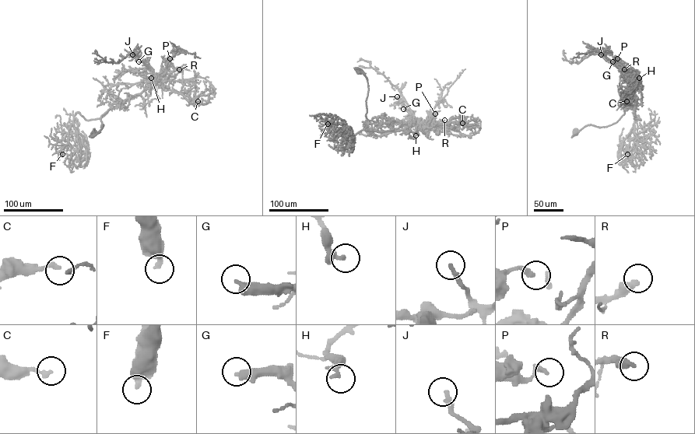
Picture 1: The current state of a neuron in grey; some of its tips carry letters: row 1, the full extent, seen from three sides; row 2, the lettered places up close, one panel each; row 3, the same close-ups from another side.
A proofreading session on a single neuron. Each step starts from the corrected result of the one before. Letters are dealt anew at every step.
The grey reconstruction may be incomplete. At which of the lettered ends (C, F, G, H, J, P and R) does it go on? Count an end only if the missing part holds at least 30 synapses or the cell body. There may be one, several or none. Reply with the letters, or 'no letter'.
J, R

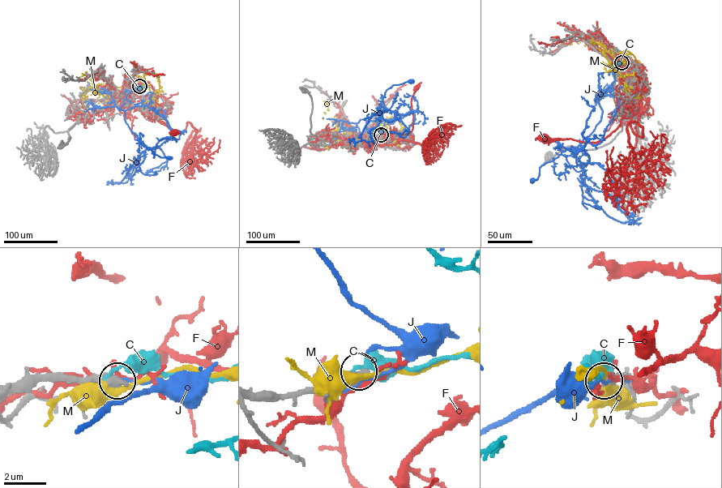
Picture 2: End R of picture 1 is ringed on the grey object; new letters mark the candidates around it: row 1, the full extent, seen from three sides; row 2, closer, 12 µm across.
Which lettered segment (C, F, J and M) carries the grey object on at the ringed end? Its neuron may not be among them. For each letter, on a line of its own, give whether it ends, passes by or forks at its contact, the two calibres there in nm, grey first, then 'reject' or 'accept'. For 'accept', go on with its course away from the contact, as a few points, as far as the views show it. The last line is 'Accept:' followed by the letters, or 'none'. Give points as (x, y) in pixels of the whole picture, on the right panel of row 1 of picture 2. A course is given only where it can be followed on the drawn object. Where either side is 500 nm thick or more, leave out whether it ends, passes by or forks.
C: calibres 500 and 180 nm; reject
F: it forks; calibres 320 and 170 nm; reject
J: it passes by; calibres 320 and 120 nm; reject
M: calibres 500 and 550 nm; reject
Accept: none

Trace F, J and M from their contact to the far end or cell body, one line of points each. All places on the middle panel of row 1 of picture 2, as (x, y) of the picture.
F: (381, 134), (369, 143), (373, 145), (394, 144), (400, 135), (411, 131), (412, 98), (416, 88)
J: (381, 134), (365, 127), (360, 136), (356, 123), (362, 119), (366, 123), (385, 107), (386, 90), (412, 81)
M: (381, 134), (386, 135), (356, 146), (348, 144), (339, 131), (325, 131), (329, 134), (324, 143), (335, 143)

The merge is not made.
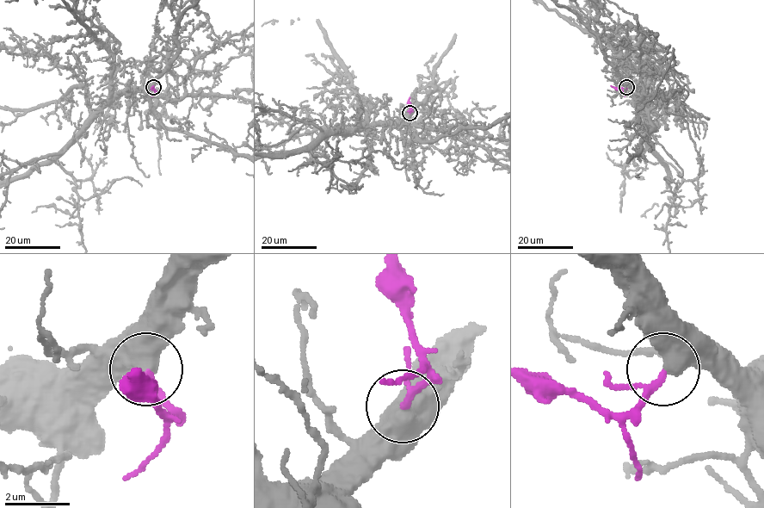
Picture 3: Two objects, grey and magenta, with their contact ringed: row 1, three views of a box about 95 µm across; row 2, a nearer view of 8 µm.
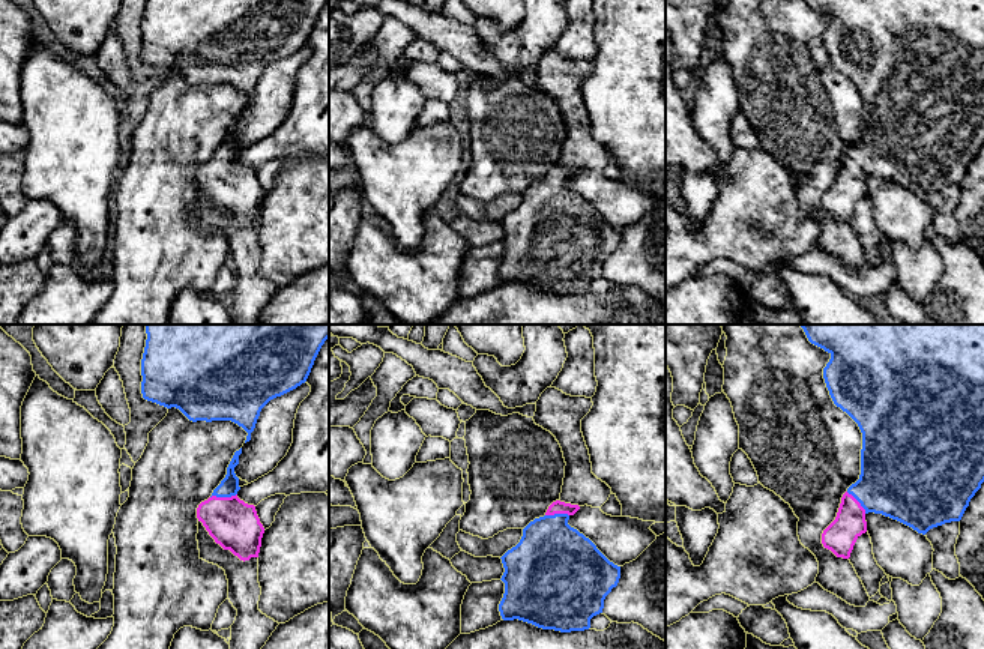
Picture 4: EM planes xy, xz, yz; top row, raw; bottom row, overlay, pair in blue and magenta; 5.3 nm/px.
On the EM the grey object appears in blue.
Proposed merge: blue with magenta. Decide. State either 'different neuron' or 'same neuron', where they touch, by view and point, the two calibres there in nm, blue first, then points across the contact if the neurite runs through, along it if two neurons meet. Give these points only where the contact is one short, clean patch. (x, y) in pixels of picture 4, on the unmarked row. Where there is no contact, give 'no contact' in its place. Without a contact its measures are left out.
same neuron; contact xy (223, 159); calibres 100 and 260 nm; way xy (229, 149), (223, 159), (224, 178), (235, 188)

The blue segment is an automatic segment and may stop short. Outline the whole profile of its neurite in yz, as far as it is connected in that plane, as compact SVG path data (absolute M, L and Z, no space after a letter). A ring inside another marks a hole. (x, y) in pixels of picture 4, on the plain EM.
M807 0L808 5L831 18L823 42L837 71L846 75L862 96L861 138L841 161L835 183L823 194L822 207L837 221L849 222L856 203L867 195L865 179L882 177L918 197L951 185L960 185L970 162L984 146L984 0Z

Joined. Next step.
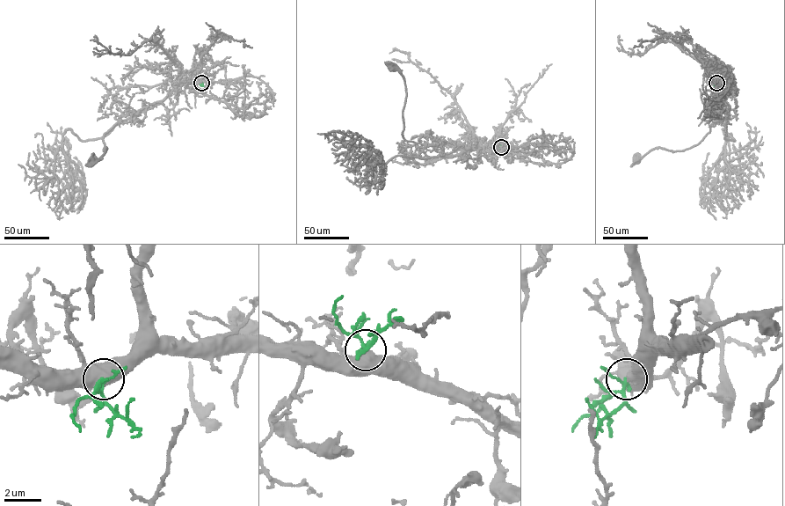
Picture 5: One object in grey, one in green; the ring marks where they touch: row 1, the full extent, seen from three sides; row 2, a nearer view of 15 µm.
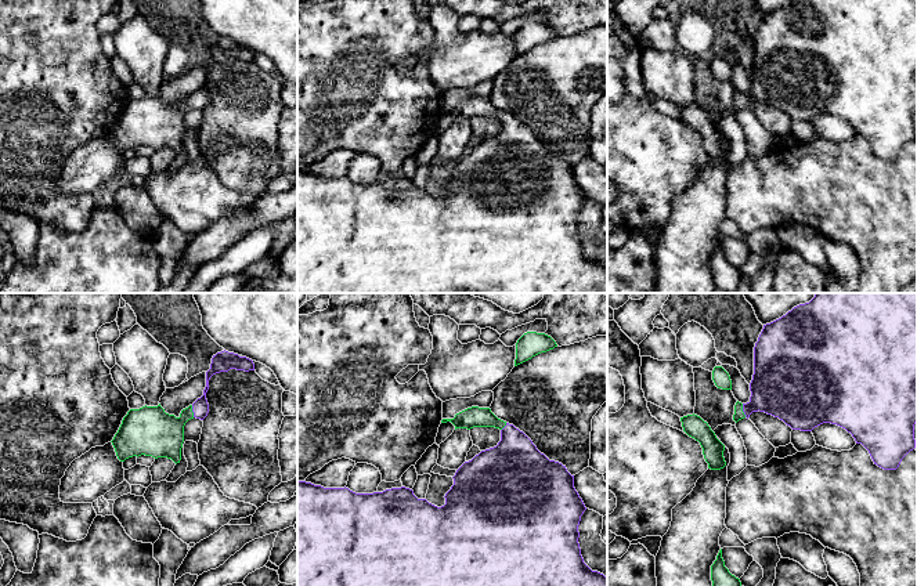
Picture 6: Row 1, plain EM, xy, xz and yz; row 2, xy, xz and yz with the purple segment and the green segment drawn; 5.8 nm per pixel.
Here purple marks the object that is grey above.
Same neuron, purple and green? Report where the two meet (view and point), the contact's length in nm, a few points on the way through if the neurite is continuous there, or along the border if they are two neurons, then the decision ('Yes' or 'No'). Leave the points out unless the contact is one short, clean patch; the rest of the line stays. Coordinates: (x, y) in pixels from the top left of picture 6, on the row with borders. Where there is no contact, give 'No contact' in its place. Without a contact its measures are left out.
Touches purple at yz (743, 411). Shared border 80 nm. Path across: yz (779, 387), (743, 411), (739, 413). Yes

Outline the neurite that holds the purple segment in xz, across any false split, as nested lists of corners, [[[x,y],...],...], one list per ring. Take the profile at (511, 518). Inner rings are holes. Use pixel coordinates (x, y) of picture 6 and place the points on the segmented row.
[[[472,406],[455,415],[454,419],[443,419],[441,423],[451,422],[456,428],[473,428],[473,427],[495,427],[501,430],[501,441],[497,446],[481,451],[476,455],[472,460],[465,462],[455,473],[454,485],[445,493],[445,504],[437,507],[429,503],[426,499],[418,499],[414,495],[414,491],[405,486],[401,488],[391,488],[383,492],[373,492],[373,493],[355,493],[349,488],[324,488],[321,485],[314,485],[311,482],[299,481],[297,482],[297,586],[607,586],[607,576],[598,571],[592,571],[585,563],[581,556],[581,549],[578,543],[580,532],[578,525],[581,521],[581,516],[586,510],[582,499],[580,498],[578,492],[574,488],[574,475],[571,475],[566,466],[559,462],[549,460],[544,453],[541,453],[532,441],[513,424],[509,424],[501,419],[498,419],[490,408],[479,408]]]

